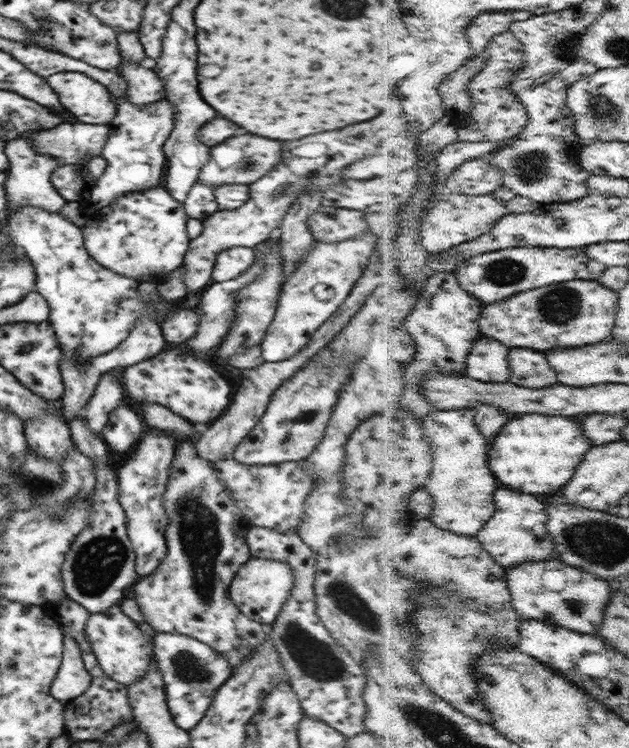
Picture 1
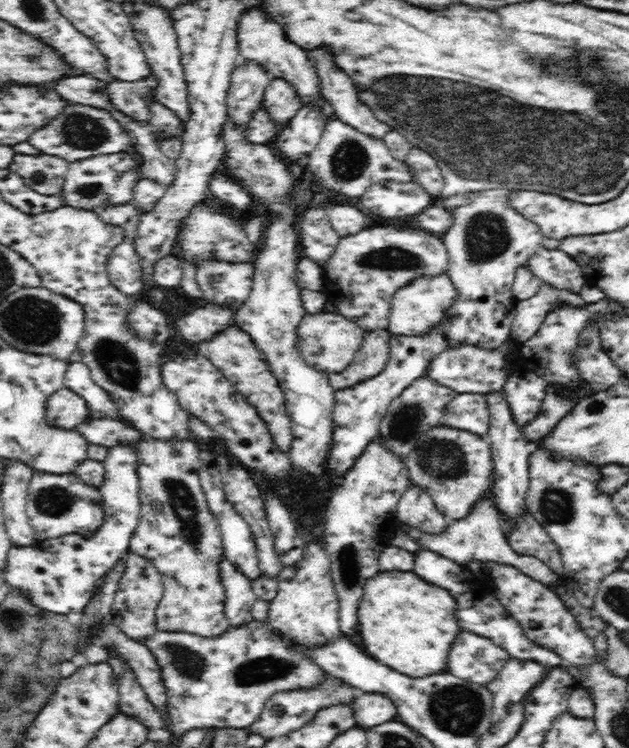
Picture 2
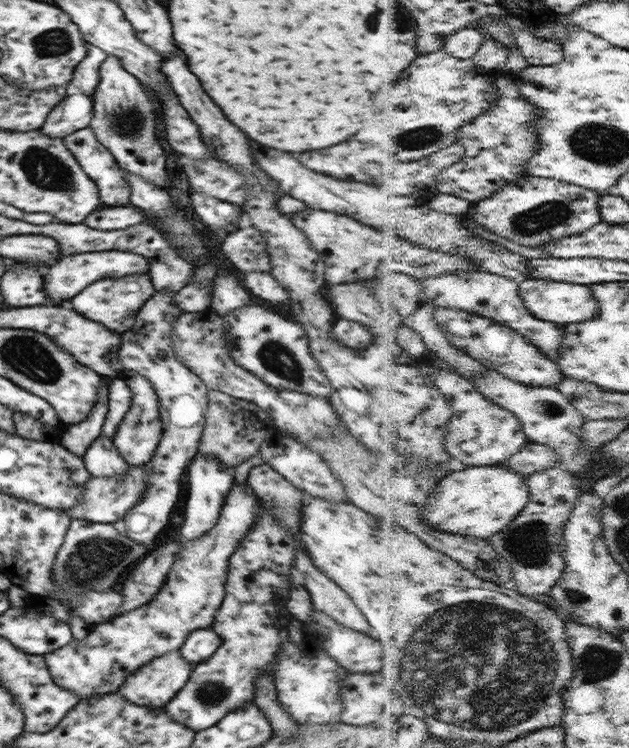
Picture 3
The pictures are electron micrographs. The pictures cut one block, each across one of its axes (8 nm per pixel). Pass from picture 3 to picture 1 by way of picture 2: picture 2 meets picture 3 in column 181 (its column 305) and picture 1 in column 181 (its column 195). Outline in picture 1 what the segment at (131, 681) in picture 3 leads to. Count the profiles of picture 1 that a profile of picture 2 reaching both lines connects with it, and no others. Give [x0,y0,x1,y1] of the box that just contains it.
[153,633,232,731]

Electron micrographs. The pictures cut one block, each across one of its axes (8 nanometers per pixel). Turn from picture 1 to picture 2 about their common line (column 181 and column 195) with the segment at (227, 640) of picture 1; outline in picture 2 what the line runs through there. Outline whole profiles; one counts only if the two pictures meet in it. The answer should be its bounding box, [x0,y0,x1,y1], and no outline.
[129,438,229,637]

